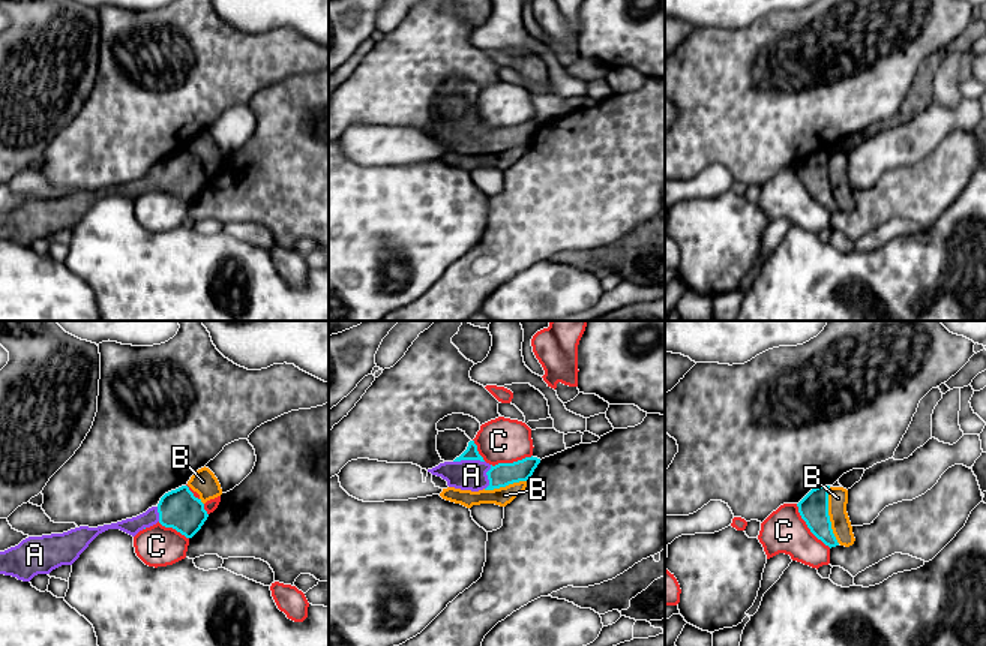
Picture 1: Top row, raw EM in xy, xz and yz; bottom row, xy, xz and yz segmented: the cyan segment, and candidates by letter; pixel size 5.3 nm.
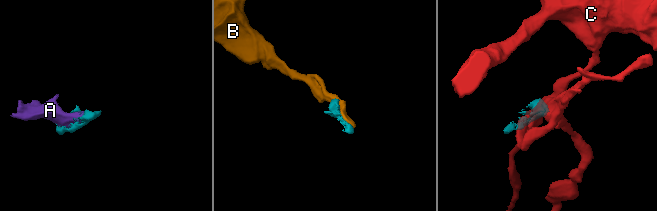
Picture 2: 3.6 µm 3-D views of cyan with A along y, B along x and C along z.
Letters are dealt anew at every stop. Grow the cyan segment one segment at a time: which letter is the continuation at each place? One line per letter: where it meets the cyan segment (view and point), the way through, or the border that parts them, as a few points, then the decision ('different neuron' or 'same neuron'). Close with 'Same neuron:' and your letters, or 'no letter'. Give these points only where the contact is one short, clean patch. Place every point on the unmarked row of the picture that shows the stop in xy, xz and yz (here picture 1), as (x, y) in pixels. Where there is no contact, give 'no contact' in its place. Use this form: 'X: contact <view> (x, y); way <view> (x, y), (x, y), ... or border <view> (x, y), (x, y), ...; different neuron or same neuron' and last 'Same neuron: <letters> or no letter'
A: contact xz (468, 123); same neuron
B: contact yz (829, 180); different neuron
C: contact yz (808, 191); different neuron
Same neuron: A

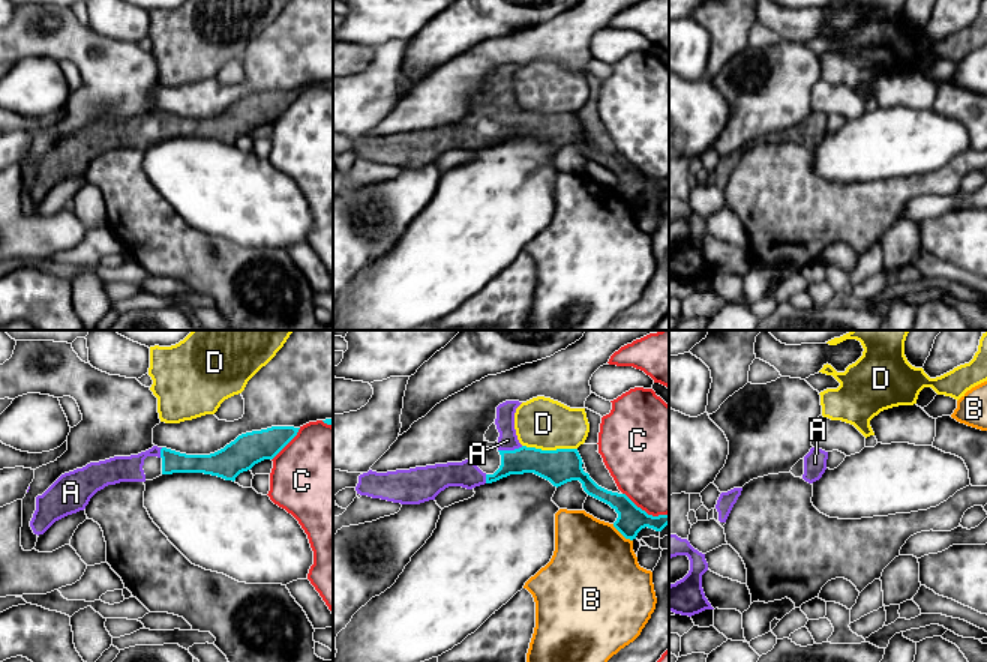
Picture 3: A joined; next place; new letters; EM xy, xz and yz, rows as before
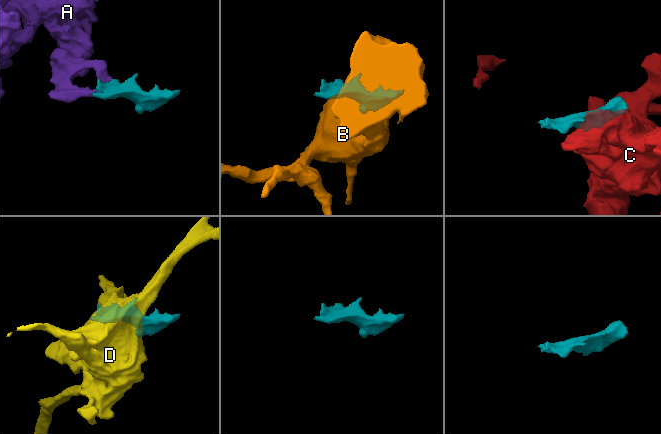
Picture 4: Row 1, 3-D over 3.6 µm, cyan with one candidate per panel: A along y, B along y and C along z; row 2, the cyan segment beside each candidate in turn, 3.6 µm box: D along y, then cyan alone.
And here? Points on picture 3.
A: contact xz (510, 114); same neuron
B: contact xz (623, 198); border xz (612, 188), (632, 204); different neuron
C: contact xz (644, 174); different neuron
D: contact xz (549, 114); border xz (522, 108), (542, 113), (576, 113); different neuron
Same neuron: A

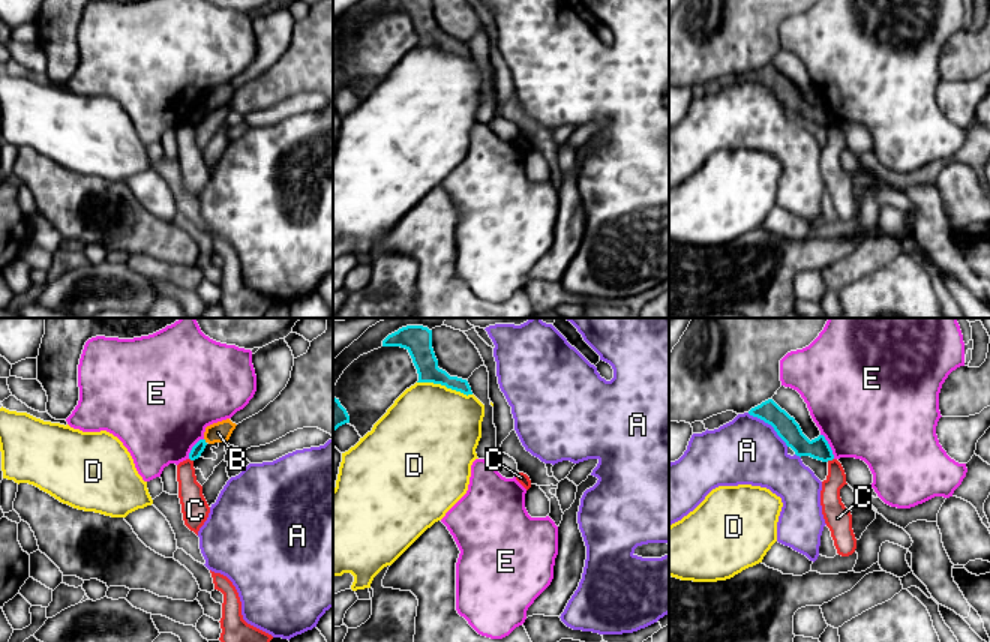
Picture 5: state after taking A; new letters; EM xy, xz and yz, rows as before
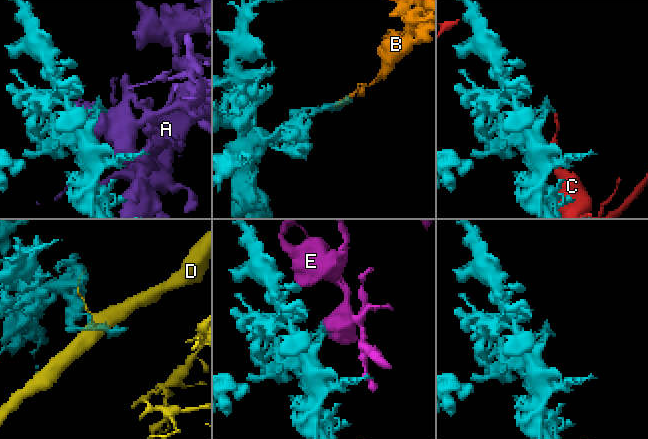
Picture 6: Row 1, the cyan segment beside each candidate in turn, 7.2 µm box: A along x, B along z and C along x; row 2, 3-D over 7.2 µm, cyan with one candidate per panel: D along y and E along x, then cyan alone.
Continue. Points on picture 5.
A: contact yz (770, 87); different neuron
B: contact xy (204, 105); different neuron
C: contact yz (830, 123); border yz (833, 122), (827, 125); different neuron
D: contact xz (444, 48); different neuron
E: contact yz (828, 110); border yz (821, 98), (834, 122); different neuron
Same neuron: no letter

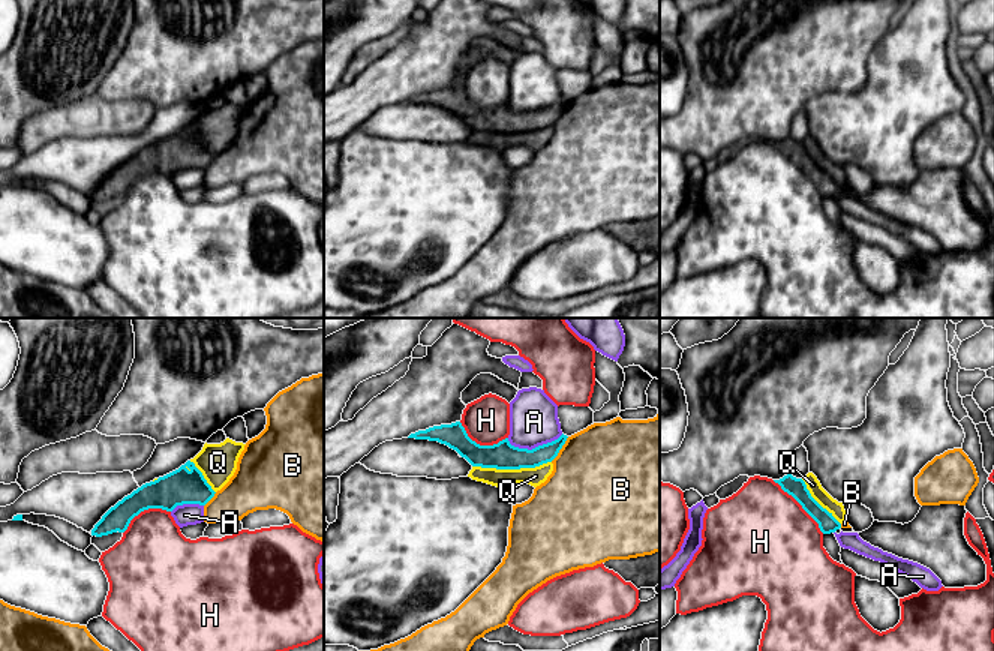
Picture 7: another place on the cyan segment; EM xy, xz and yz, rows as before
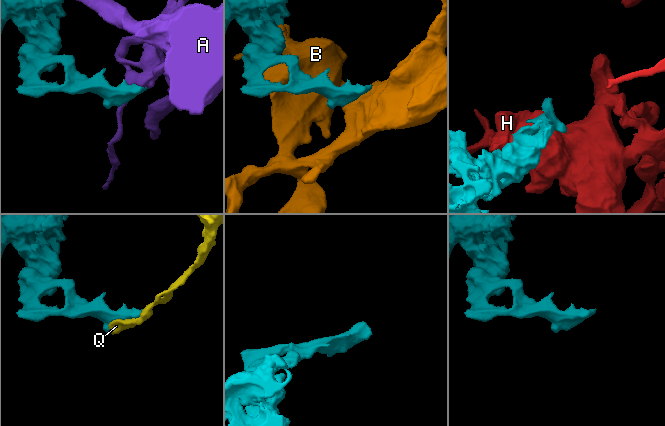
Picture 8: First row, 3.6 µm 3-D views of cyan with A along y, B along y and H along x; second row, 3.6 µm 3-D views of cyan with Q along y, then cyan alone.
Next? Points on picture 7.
A: contact xz (535, 111); different neuron
B: contact xz (561, 111); different neuron
H: contact yz (801, 168); different neuron
Q: contact xz (511, 132); different neuron
Same neuron: no letter

